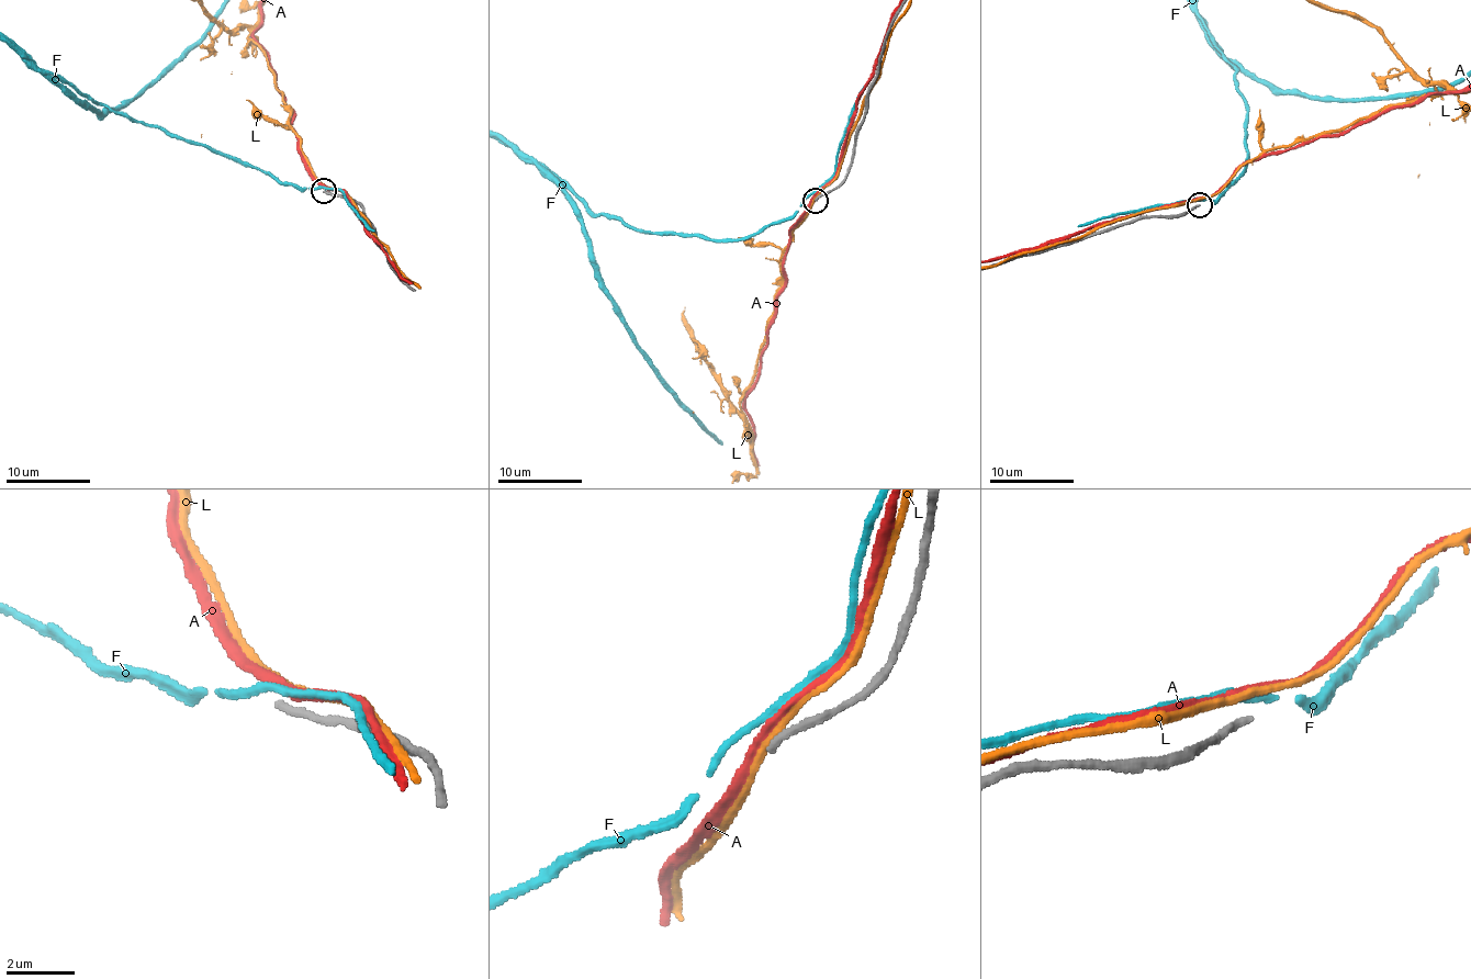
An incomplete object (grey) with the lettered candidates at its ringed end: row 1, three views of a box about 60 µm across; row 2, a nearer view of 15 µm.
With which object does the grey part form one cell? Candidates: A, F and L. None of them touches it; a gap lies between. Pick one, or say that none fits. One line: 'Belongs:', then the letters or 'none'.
Belongs: none

